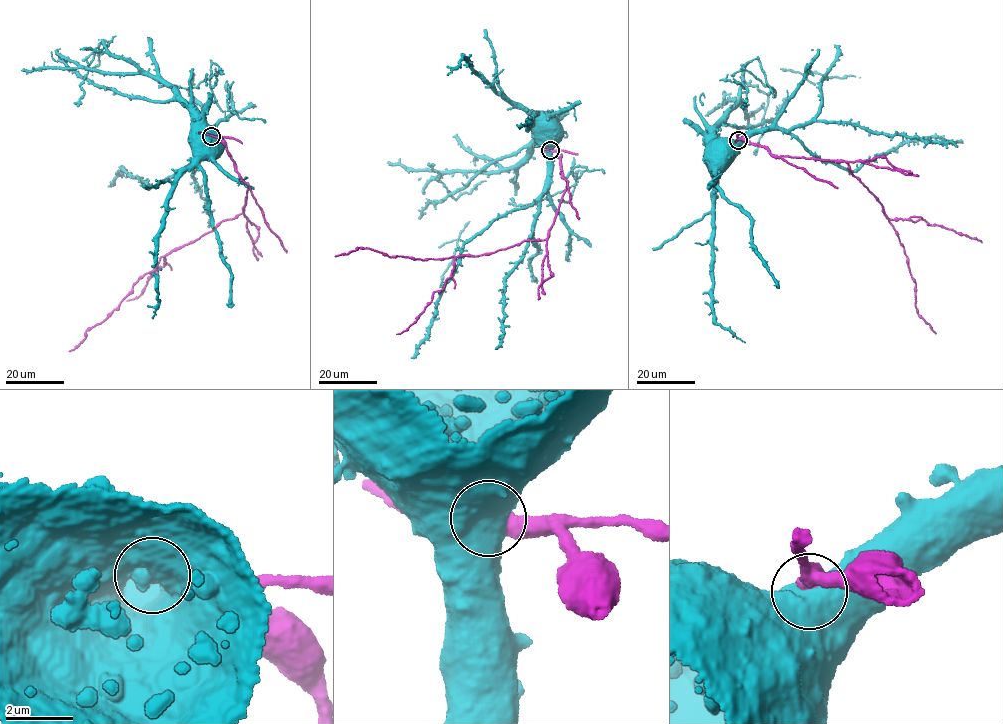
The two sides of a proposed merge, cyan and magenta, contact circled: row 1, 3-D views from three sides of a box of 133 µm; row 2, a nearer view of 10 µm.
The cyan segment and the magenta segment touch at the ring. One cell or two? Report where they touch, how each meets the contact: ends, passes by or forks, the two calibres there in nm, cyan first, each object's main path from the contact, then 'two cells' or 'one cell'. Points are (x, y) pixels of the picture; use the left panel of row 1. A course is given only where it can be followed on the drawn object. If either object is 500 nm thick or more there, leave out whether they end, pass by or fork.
(211, 136) | 850/400 nm | cyan via (211, 136), (204, 121), (197, 120) | magenta via (211, 136), (226, 147), (235, 170), (249, 186), (244, 209), (161, 256), (113, 312), (90, 327), (69, 351) | two cells

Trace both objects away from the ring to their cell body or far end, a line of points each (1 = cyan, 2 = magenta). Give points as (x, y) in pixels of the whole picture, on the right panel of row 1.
1: (738, 140), (718, 138), (707, 141)
2: (738, 140), (760, 144), (779, 157), (846, 163), (882, 206), (915, 282), (917, 313), (936, 333)

